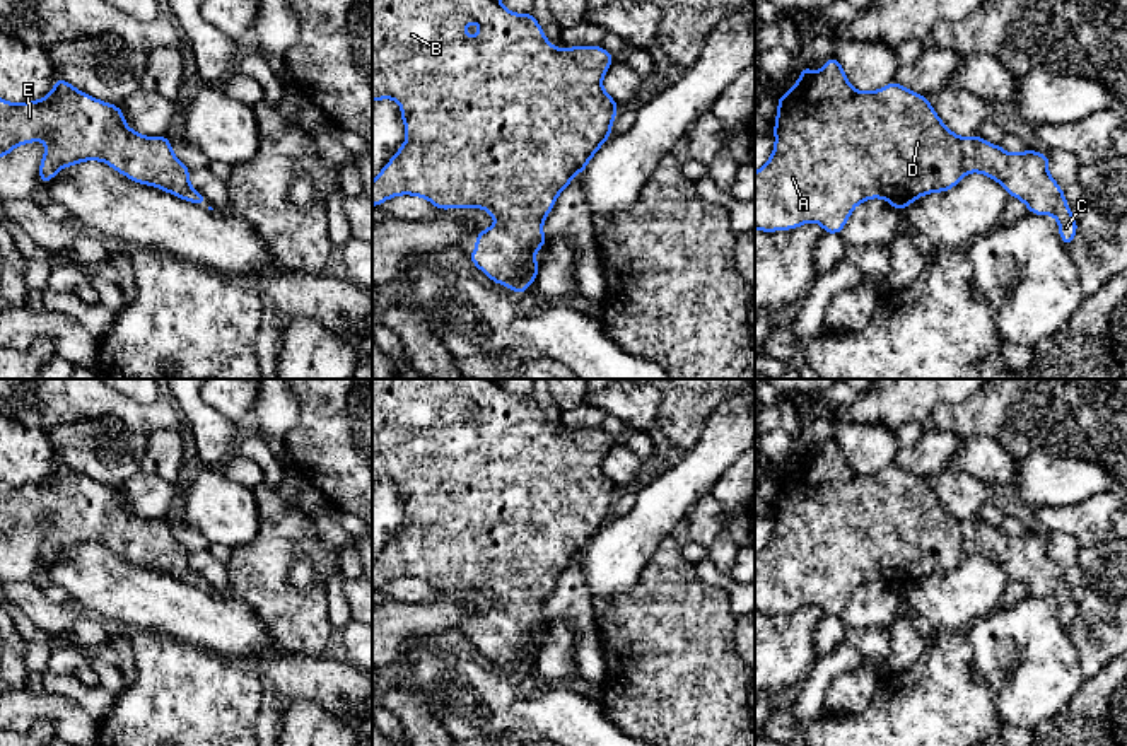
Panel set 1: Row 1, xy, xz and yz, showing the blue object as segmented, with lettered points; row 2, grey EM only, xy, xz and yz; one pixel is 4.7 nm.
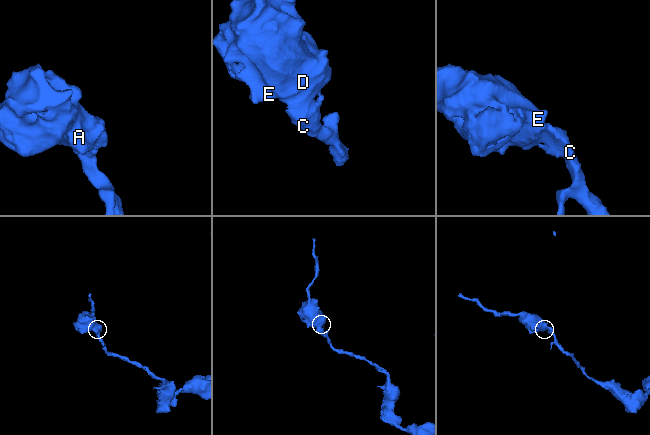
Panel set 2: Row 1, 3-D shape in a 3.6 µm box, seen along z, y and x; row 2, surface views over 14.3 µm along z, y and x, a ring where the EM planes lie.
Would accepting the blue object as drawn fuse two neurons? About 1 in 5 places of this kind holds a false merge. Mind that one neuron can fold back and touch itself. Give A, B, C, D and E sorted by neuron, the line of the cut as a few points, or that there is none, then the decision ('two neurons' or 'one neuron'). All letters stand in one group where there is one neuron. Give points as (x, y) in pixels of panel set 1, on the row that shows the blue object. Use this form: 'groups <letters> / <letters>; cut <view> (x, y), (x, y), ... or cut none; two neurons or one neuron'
groups A B C D E; cut none; one neuron

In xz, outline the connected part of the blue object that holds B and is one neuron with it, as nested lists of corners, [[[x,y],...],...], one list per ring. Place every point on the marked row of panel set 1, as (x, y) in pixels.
[[[372,0],[372,102],[379,99],[396,101],[401,106],[401,119],[406,130],[406,140],[372,181],[372,207],[400,195],[412,195],[429,200],[439,210],[461,207],[487,210],[497,224],[480,230],[475,239],[476,251],[466,256],[492,282],[524,294],[540,271],[534,256],[548,242],[543,236],[543,220],[552,212],[558,195],[572,183],[572,178],[586,169],[593,155],[611,137],[611,125],[620,108],[601,82],[613,58],[601,46],[567,46],[564,51],[558,50],[546,41],[545,31],[533,14],[511,12],[500,0]]]

